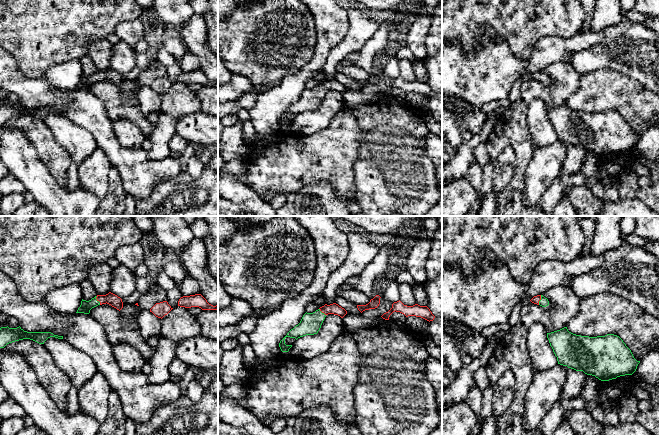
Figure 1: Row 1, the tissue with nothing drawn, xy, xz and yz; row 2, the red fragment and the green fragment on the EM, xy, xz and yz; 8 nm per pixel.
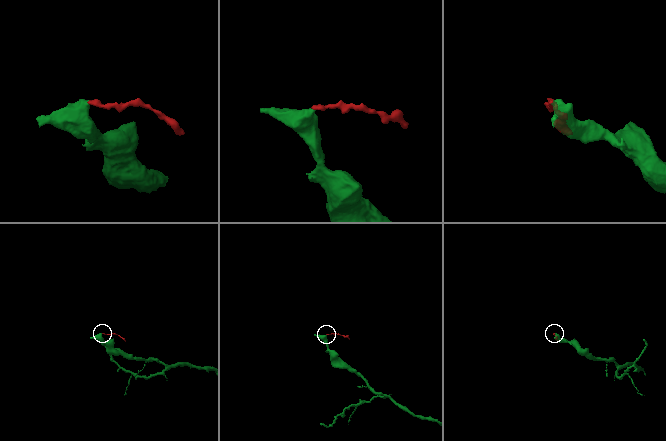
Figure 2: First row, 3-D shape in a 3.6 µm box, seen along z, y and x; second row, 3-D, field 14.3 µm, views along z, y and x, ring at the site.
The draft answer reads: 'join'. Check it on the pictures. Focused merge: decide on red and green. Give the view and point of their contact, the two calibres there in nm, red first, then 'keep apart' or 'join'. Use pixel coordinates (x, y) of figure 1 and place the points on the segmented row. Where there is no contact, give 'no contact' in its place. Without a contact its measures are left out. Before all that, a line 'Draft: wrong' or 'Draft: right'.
Draft: right
xy (97, 300) | 90/90 nm | join

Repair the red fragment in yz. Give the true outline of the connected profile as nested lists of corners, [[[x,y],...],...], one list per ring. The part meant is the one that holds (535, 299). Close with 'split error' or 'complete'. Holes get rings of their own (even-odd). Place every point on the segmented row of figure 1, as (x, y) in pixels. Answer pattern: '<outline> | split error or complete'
[[[543,295],[534,296],[531,300],[532,303],[540,305],[542,307],[546,307],[549,305],[549,301]]] | split error

